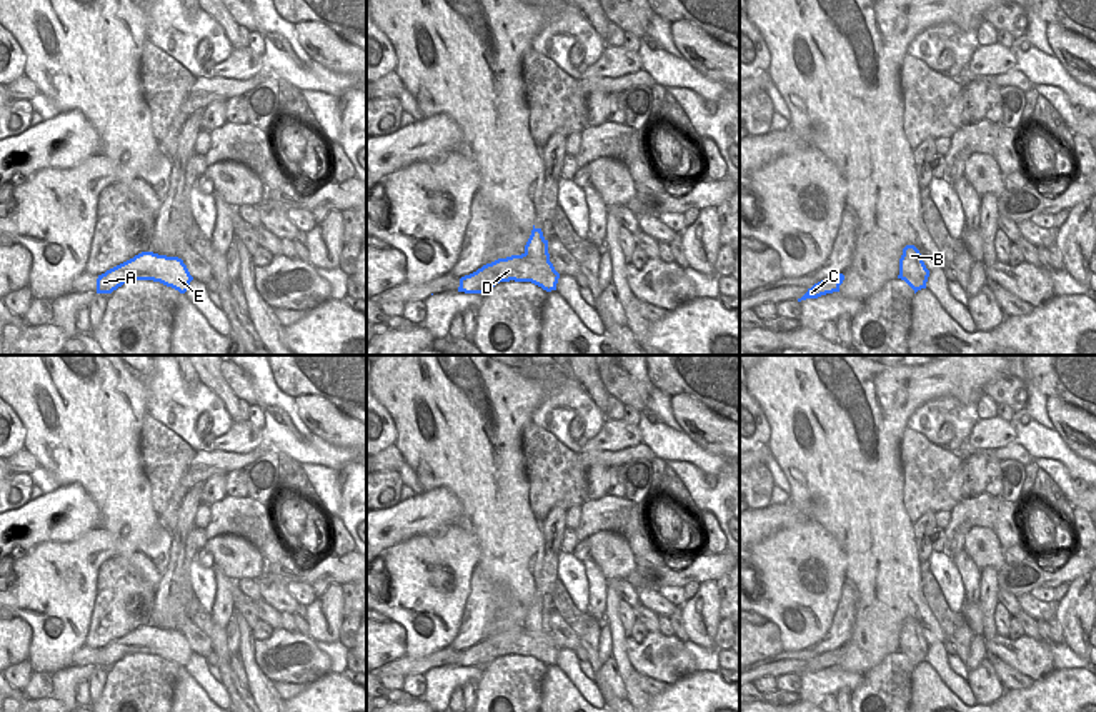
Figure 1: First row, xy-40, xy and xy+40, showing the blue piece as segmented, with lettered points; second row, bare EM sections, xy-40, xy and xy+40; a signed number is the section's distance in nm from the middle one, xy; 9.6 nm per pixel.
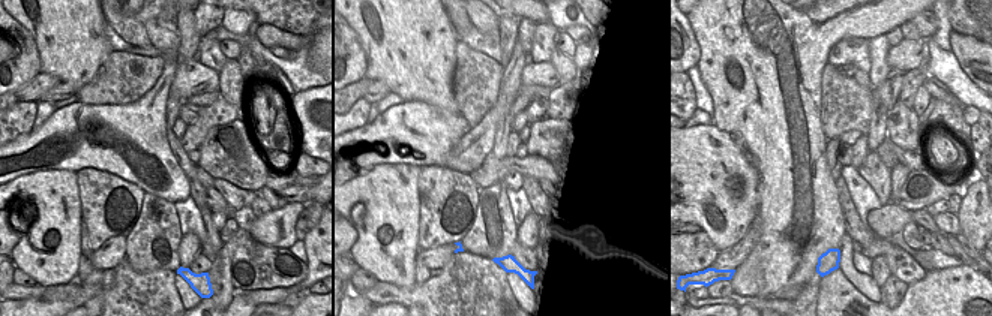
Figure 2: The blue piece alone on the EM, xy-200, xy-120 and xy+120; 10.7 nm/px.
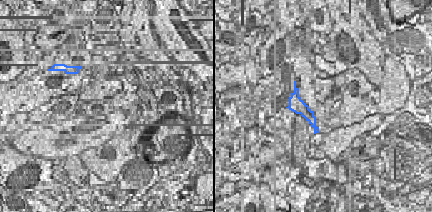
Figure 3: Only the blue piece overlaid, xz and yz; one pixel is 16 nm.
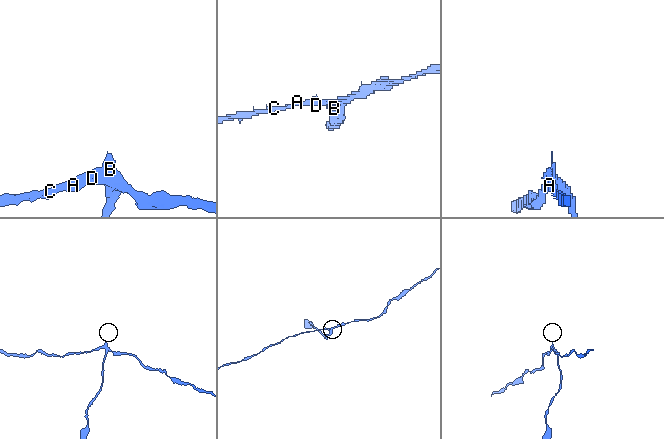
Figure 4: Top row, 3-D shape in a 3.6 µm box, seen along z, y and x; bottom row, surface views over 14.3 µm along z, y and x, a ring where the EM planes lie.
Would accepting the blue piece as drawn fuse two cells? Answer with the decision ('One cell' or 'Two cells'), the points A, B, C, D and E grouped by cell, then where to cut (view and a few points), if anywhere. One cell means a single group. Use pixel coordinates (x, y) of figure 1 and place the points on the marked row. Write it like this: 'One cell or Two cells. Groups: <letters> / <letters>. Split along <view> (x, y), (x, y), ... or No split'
Two cells. Groups: A C D E / B. Split along xy (525, 252), (548, 262)

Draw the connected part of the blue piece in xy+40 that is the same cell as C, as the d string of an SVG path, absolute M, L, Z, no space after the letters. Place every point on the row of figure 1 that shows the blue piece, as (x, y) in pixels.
M843 273L821 280L815 283L811 288L808 288L808 292L801 298L798 298L798 302L806 298L818 298L821 295L833 293L833 292L839 292L839 285L843 283L843 280L844 280Z

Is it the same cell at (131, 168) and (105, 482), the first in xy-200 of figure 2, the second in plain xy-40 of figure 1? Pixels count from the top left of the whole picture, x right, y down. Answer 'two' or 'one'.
two

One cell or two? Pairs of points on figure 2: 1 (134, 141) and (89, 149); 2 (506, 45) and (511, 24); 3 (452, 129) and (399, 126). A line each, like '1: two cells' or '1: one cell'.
1: one cell
2: one cell
3: one cell

